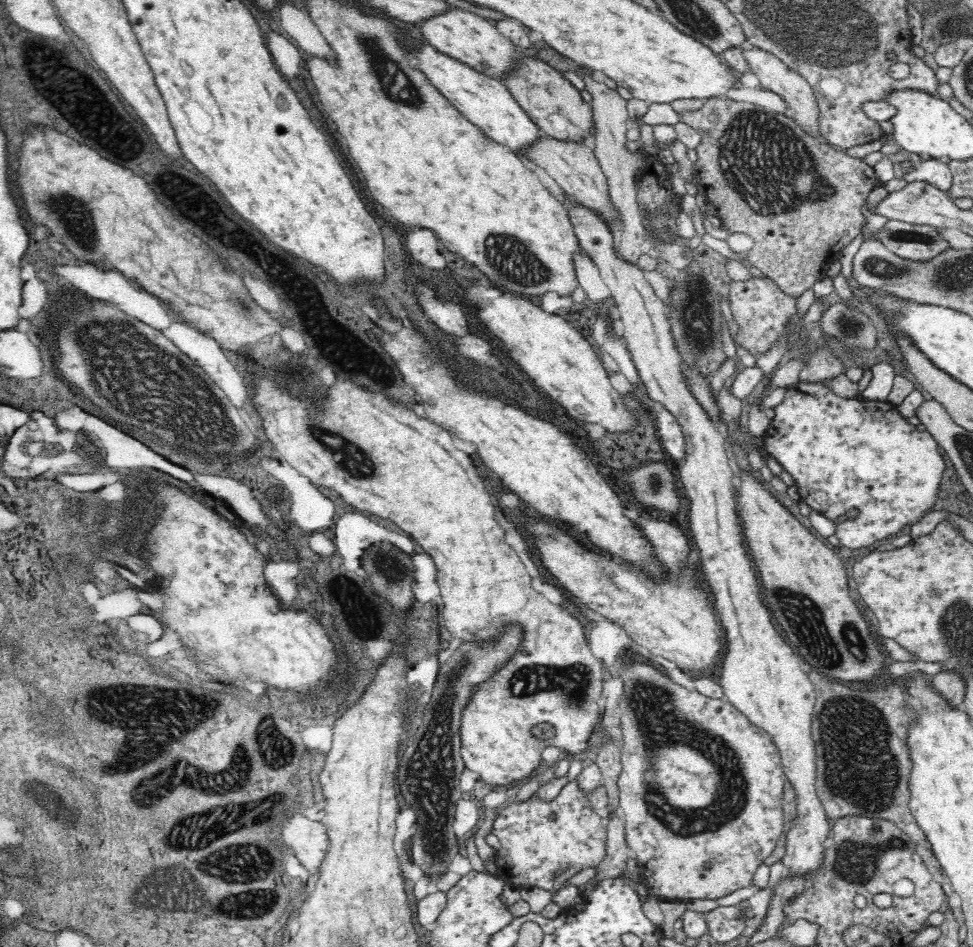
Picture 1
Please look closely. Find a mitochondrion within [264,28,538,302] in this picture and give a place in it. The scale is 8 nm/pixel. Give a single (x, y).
(394, 81)

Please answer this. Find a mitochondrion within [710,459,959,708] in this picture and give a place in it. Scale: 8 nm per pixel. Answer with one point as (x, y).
(828, 648)

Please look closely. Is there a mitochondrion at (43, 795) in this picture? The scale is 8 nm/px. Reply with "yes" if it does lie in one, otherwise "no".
yes

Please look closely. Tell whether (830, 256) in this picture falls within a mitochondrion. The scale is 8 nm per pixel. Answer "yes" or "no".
no

